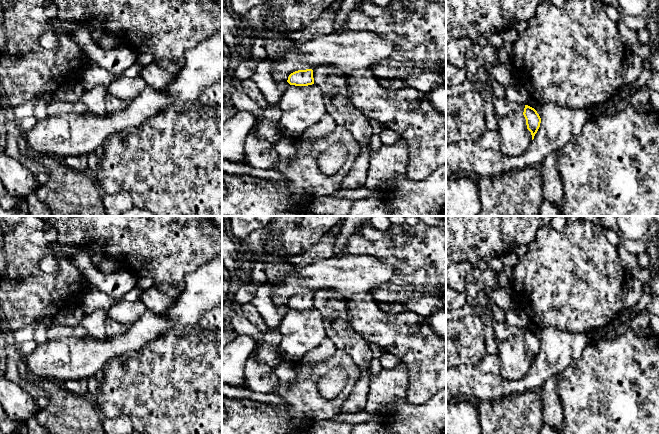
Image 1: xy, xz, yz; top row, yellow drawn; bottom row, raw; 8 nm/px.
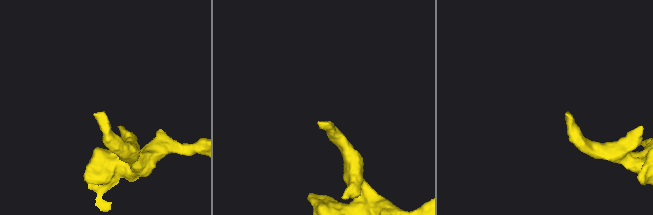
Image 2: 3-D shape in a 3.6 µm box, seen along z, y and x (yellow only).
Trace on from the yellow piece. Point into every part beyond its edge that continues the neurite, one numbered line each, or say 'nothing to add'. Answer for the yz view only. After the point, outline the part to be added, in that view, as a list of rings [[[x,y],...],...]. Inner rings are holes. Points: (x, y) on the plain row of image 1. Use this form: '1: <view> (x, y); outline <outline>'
1: yz (502, 330); outline [[[480,292],[476,298],[478,302],[477,308],[482,310],[492,321],[493,331],[497,342],[507,340],[508,338],[516,335],[518,337],[523,337],[525,329],[520,327],[514,327],[508,324],[506,321],[497,322],[493,319],[492,309],[494,302],[492,297],[489,297],[486,292]]]

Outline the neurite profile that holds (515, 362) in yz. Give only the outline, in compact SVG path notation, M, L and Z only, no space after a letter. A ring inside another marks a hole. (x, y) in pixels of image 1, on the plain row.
M514 335L498 342L497 356L500 360L500 376L505 380L525 377L532 366L523 337Z

